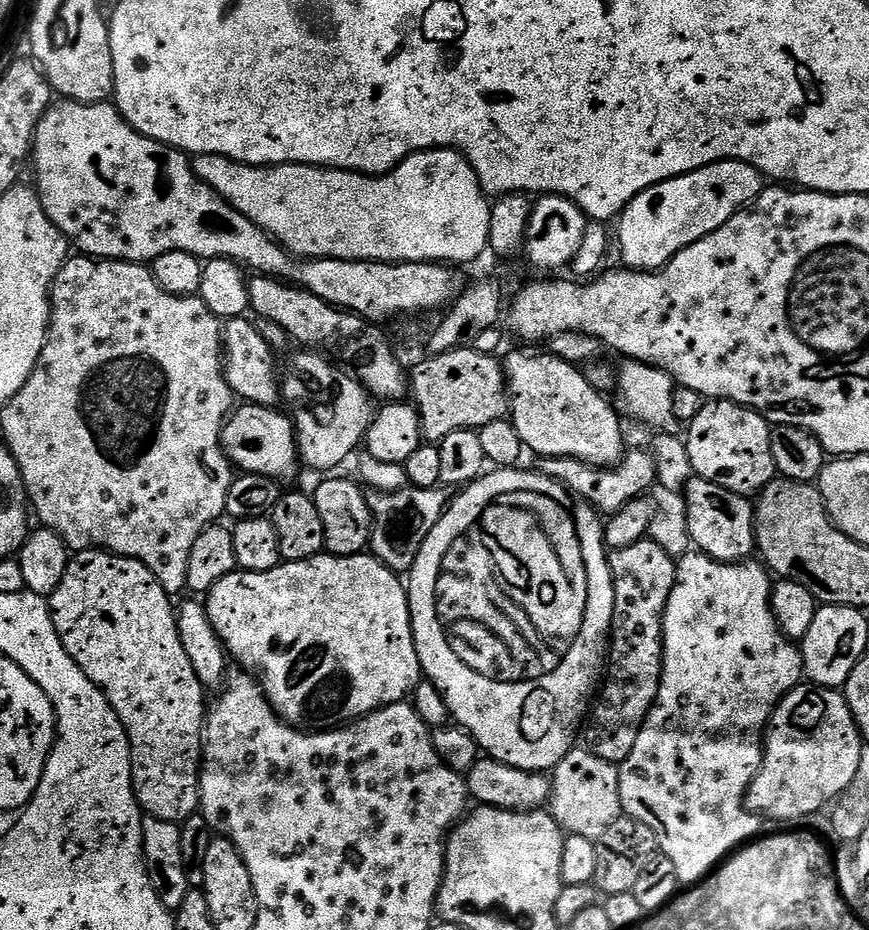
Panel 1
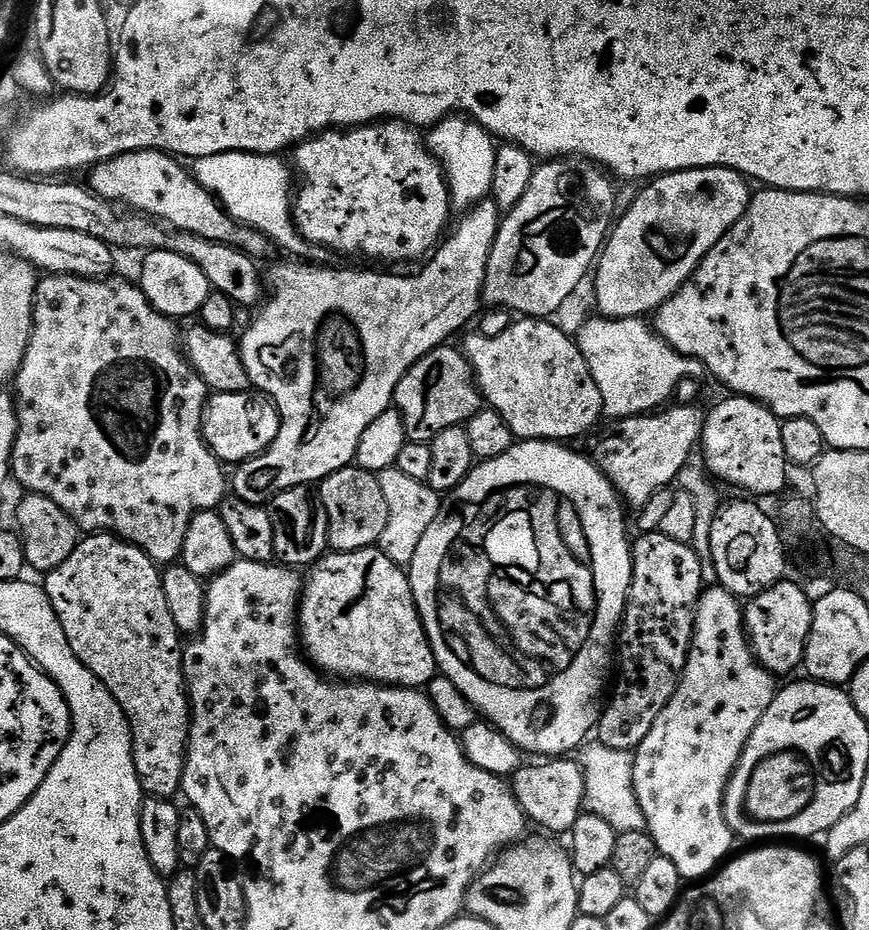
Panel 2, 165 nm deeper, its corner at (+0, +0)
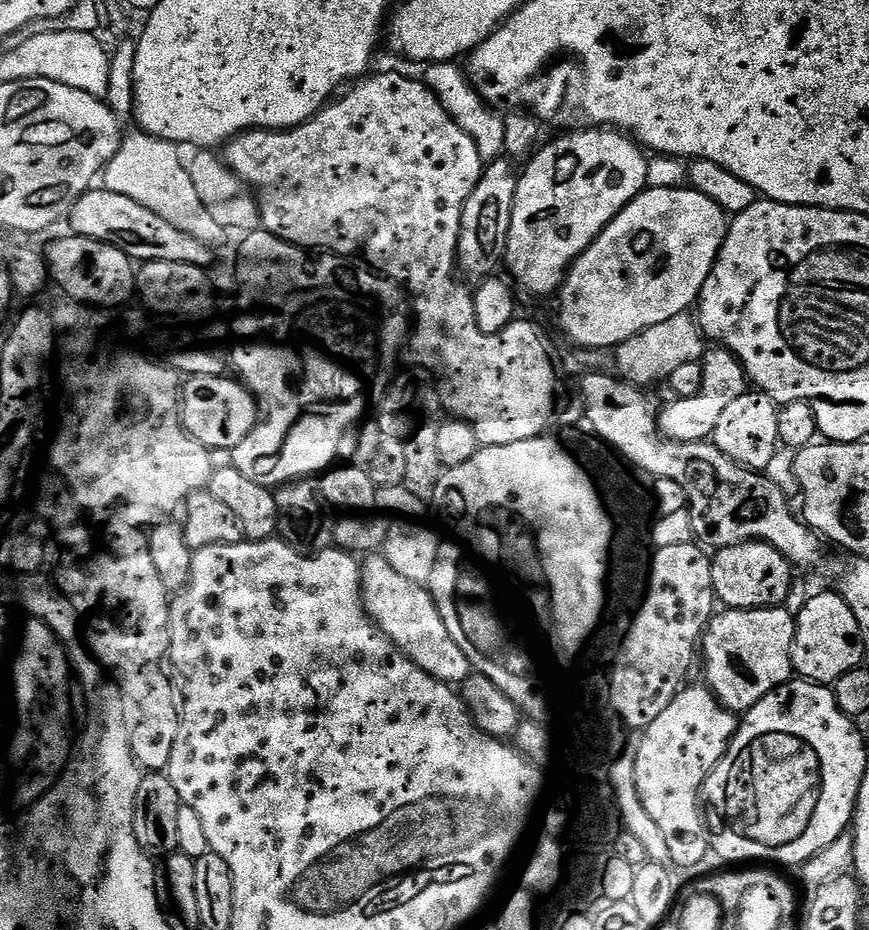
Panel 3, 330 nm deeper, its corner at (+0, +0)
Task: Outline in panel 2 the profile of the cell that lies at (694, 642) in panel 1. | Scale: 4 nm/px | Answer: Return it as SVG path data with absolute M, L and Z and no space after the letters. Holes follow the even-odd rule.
M705 587L700 593L700 605L696 607L692 649L688 651L678 690L674 690L674 698L666 702L666 710L658 714L658 722L650 726L650 734L634 749L634 790L648 823L646 830L654 838L657 853L670 858L685 881L703 881L729 859L734 834L726 822L724 795L750 742L750 734L754 734L758 722L762 722L766 710L770 710L777 691L777 677L762 667L748 643L741 601L725 588Z

